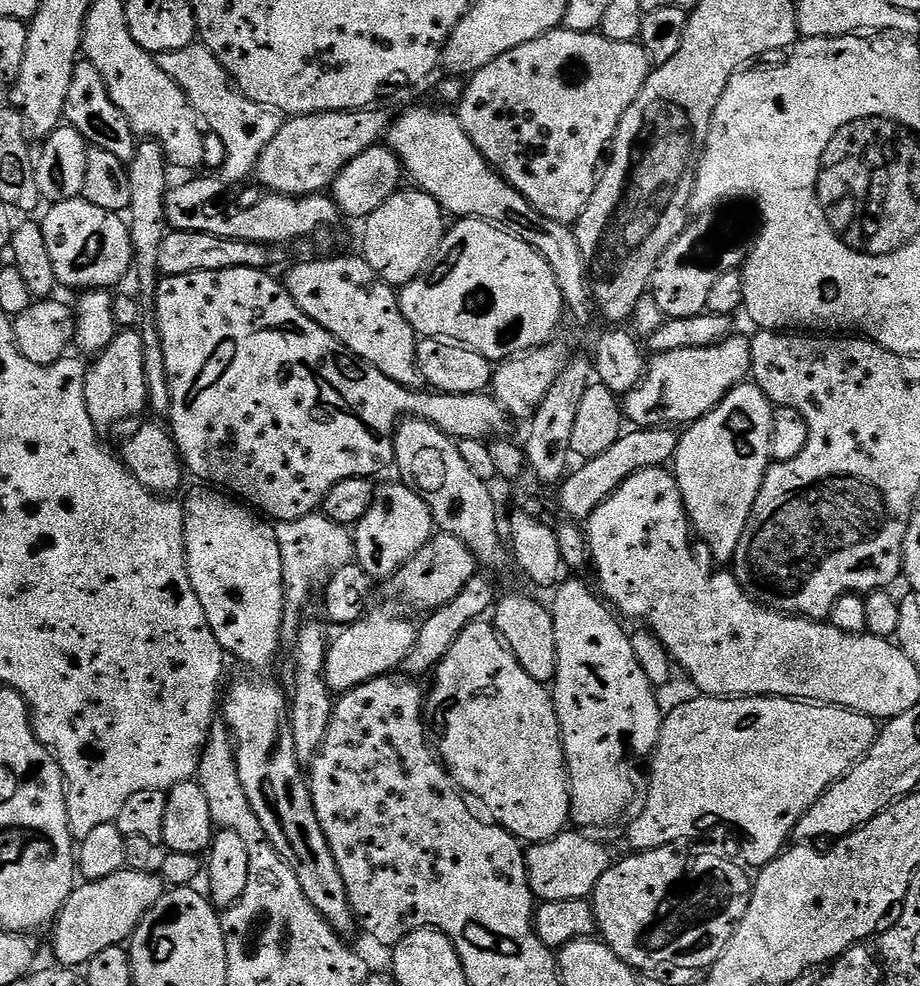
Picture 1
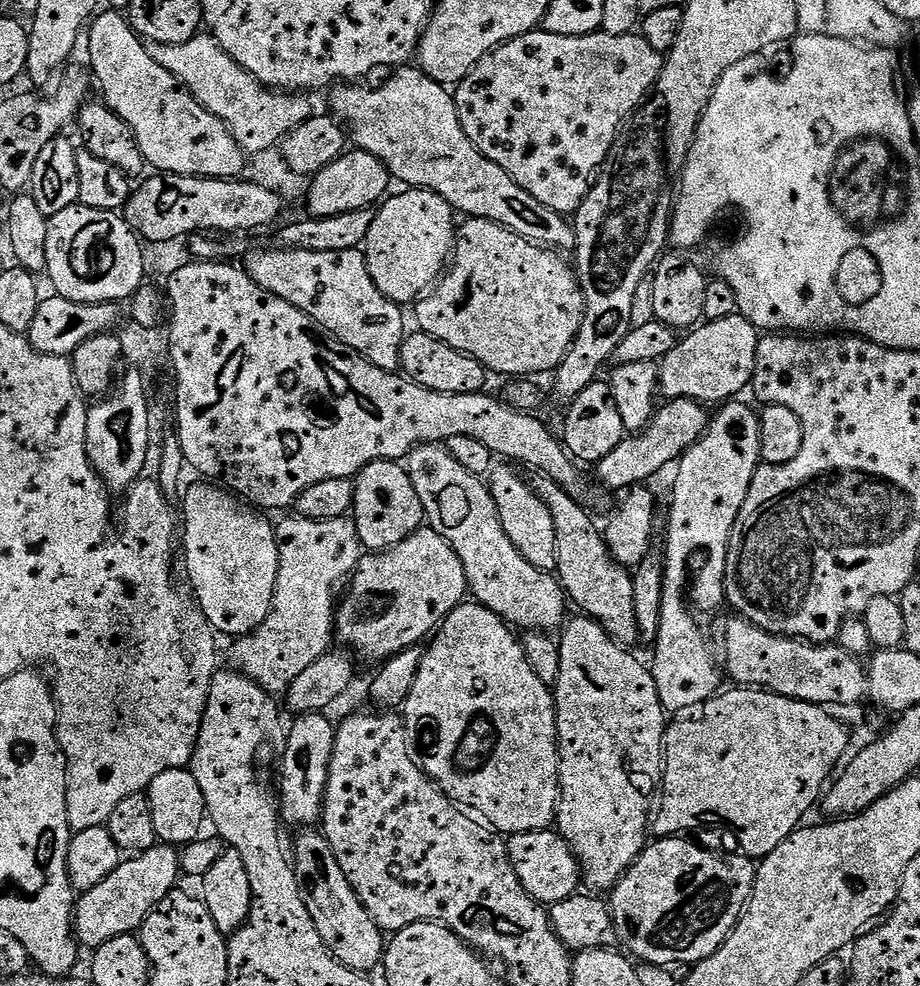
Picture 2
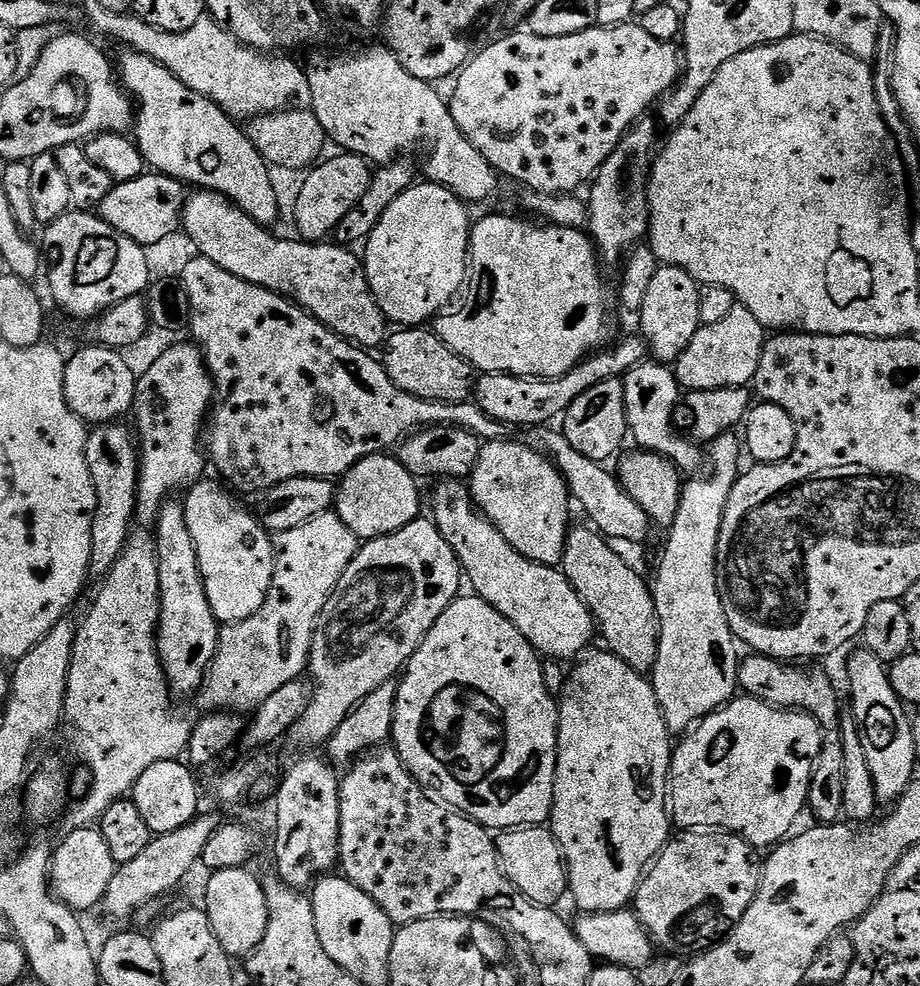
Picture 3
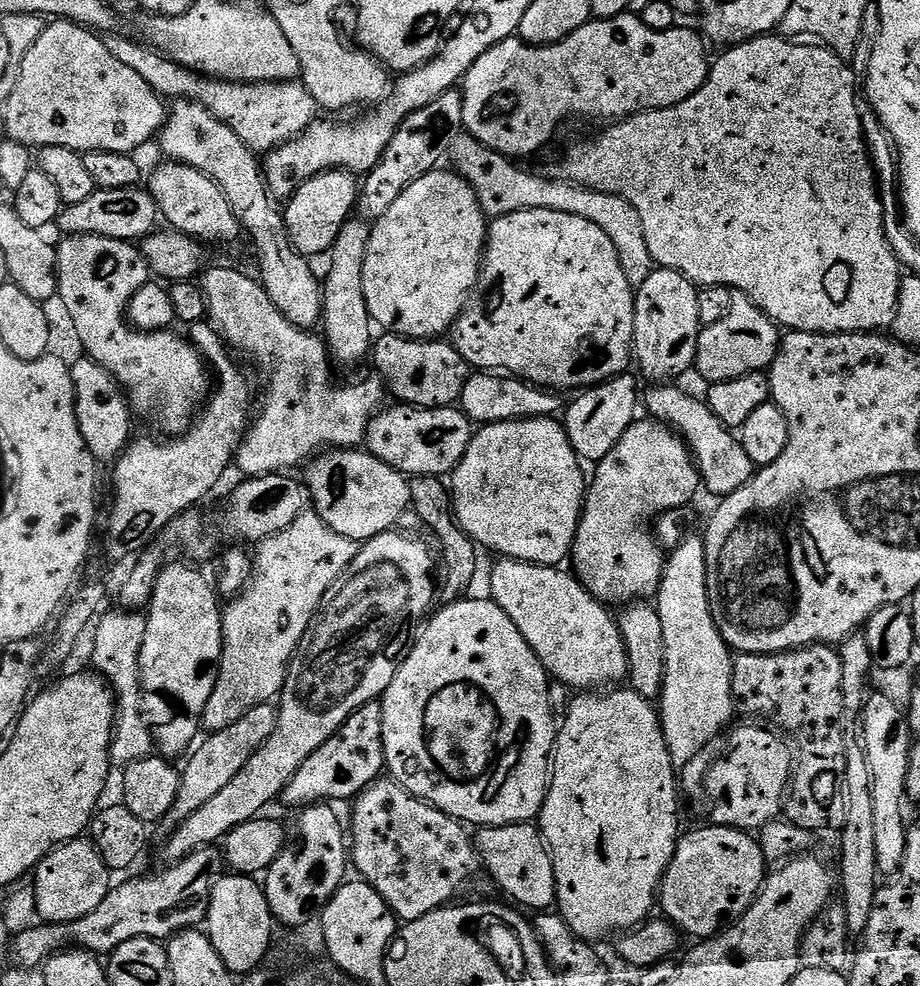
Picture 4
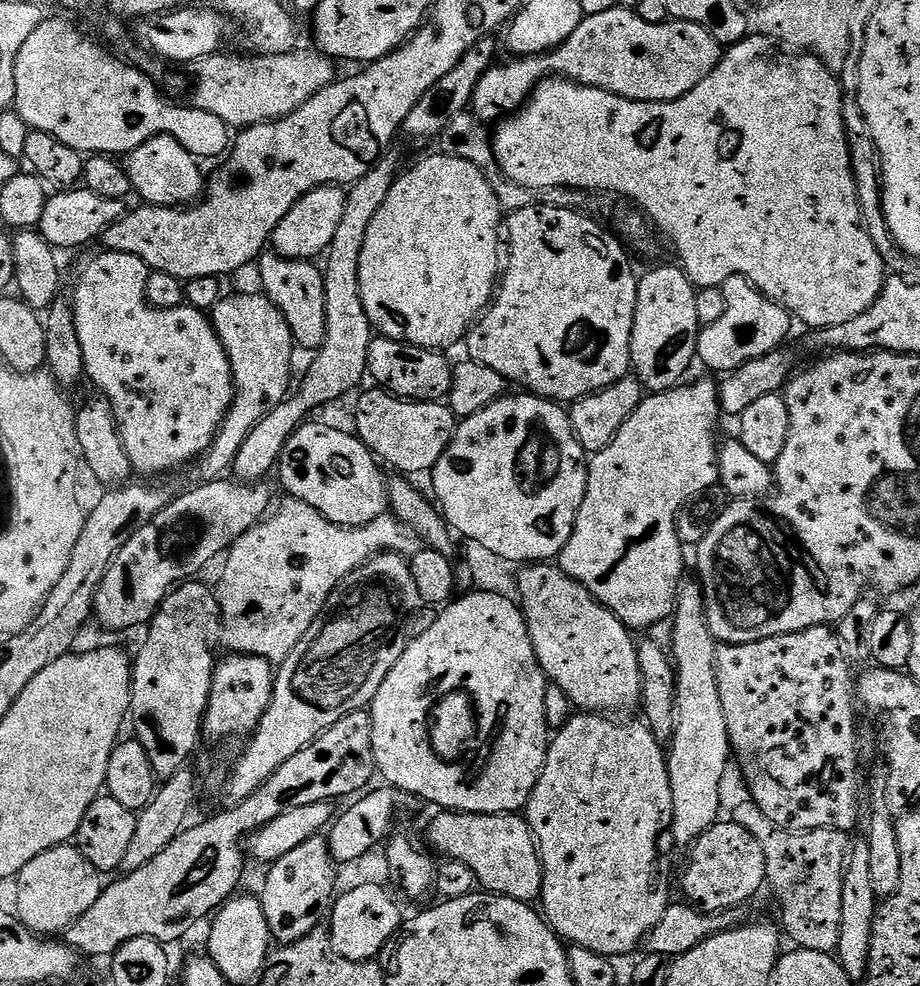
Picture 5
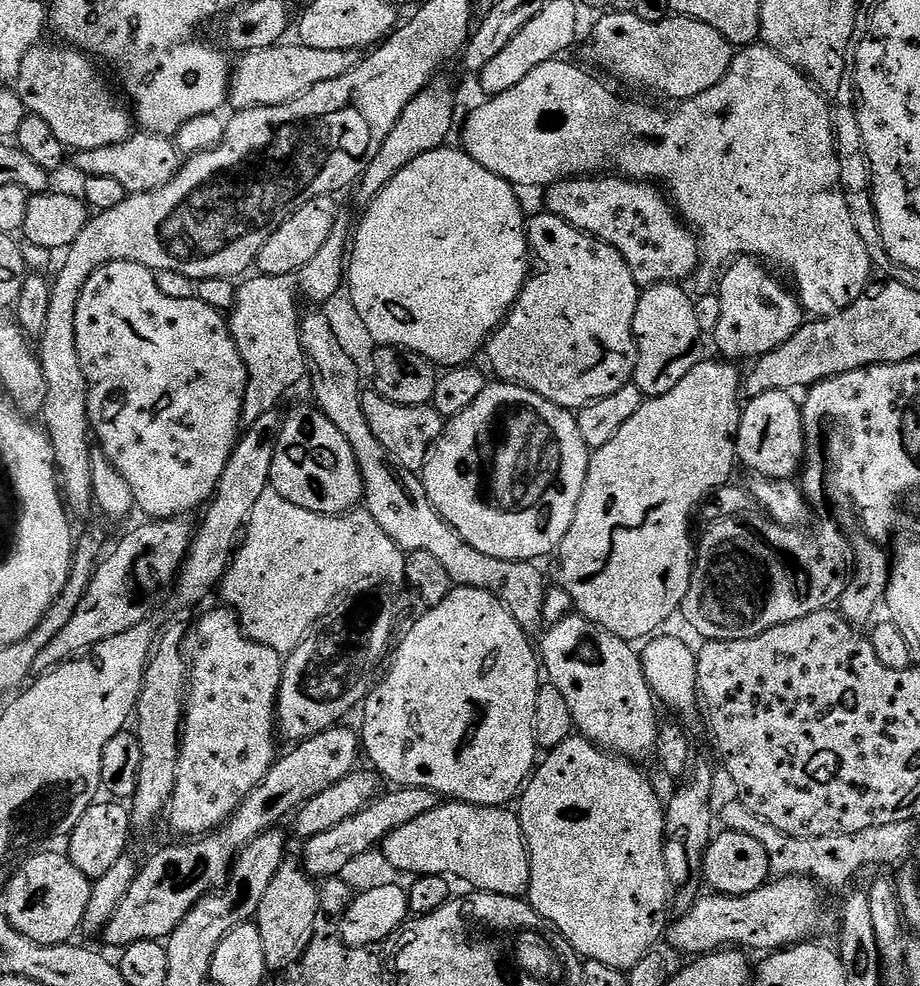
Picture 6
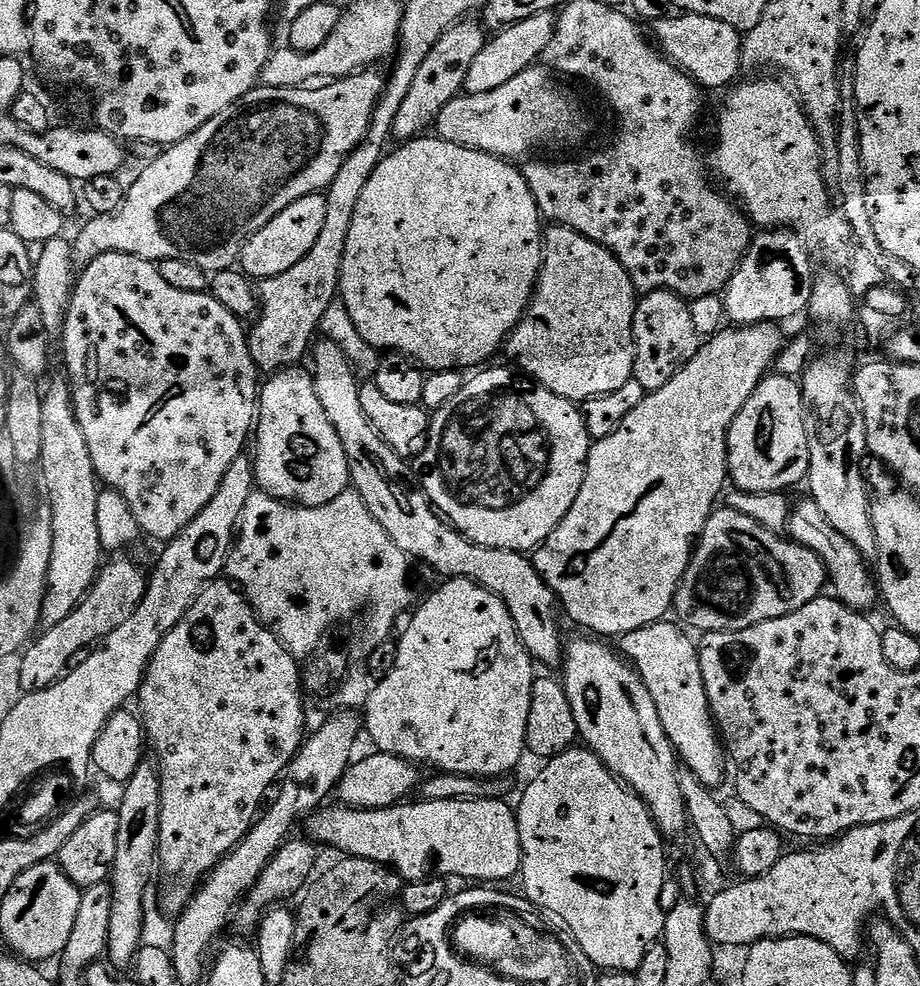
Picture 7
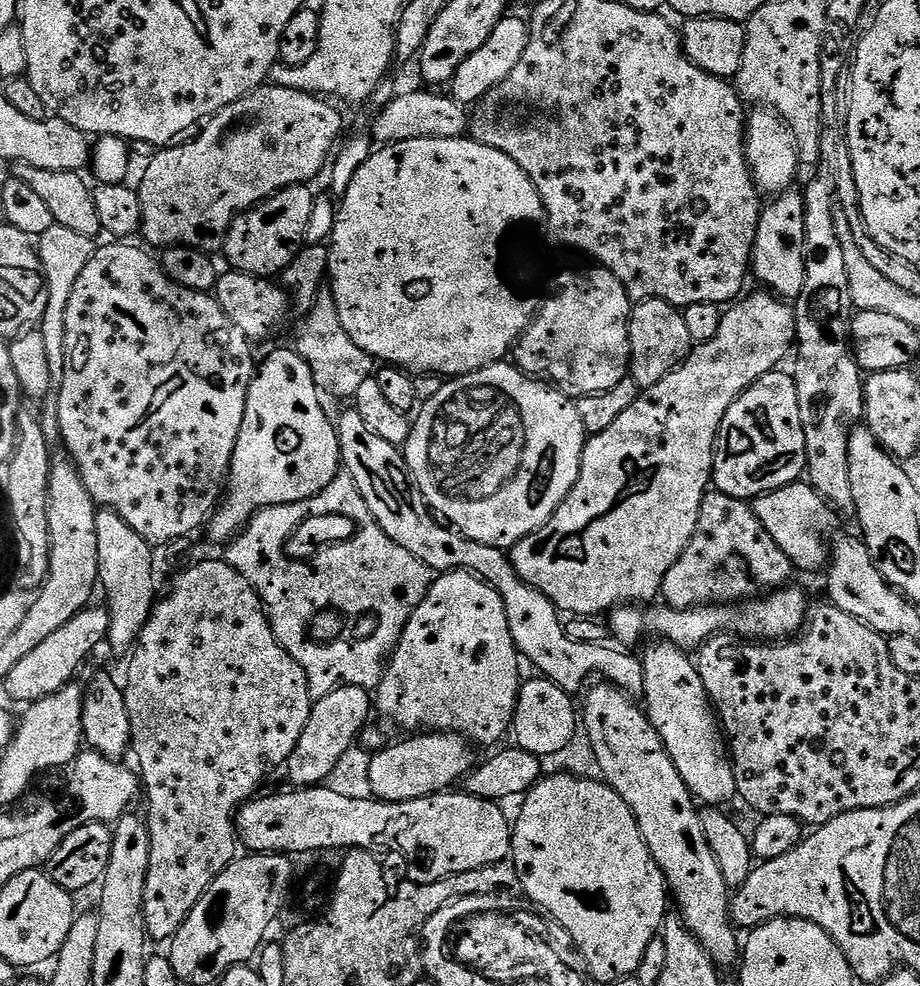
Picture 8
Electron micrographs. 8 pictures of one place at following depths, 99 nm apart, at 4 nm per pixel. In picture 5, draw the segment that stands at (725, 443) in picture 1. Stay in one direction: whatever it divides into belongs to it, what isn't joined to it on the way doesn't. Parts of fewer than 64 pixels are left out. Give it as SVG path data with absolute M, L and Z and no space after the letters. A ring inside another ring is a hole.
M690 582L685 583L683 587L680 589L680 595L677 598L675 613L671 617L670 625L672 624L672 648L670 647L670 656L676 665L676 730L675 736L672 739L671 744L667 747L666 755L668 758L668 773L670 774L670 794L672 795L672 823L670 825L670 836L672 832L672 836L677 840L680 844L685 844L685 846L691 846L696 843L696 840L702 838L702 834L706 834L706 830L710 830L717 822L721 819L720 816L720 787L724 784L724 775L728 772L728 760L730 764L730 757L733 755L732 743L728 741L728 731L726 730L726 714L722 714L722 698L718 698L718 682L716 681L716 649L718 647L717 641L713 640L712 635L710 634L710 630L708 629L708 623L706 622L706 618L704 617L704 593L699 585L699 583Z

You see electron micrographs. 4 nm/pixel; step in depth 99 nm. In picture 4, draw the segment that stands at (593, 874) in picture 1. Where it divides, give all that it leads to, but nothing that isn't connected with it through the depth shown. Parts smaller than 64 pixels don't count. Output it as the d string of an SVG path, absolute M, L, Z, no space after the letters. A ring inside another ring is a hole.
M535 823L499 824L496 828L484 826L477 832L480 833L475 833L474 843L483 867L488 867L493 882L506 895L513 896L517 905L540 908L536 910L548 910L555 905L556 879L552 854Z

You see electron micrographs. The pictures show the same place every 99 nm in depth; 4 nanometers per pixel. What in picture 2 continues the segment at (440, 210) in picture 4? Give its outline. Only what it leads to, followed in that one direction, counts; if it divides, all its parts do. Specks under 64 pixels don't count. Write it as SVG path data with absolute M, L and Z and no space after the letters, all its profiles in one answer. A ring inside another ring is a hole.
M425 188L400 191L404 192L389 195L375 209L362 251L374 286L386 298L407 306L425 295L445 271L456 242L458 220L446 198L437 192L428 192Z

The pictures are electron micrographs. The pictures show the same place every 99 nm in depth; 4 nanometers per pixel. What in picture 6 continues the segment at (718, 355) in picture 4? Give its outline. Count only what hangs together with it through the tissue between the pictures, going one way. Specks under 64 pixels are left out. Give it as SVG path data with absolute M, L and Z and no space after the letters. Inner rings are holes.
M741 256L731 261L719 277L722 318L718 318L714 339L717 350L721 352L717 353L725 361L755 361L782 346L805 323L806 313L797 293L792 290L787 292L767 270L757 257Z

